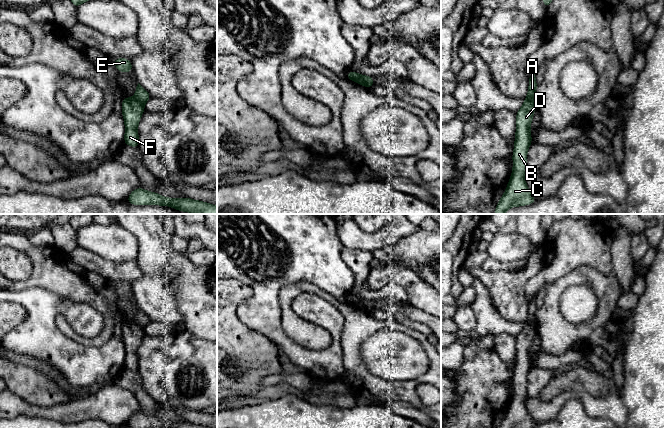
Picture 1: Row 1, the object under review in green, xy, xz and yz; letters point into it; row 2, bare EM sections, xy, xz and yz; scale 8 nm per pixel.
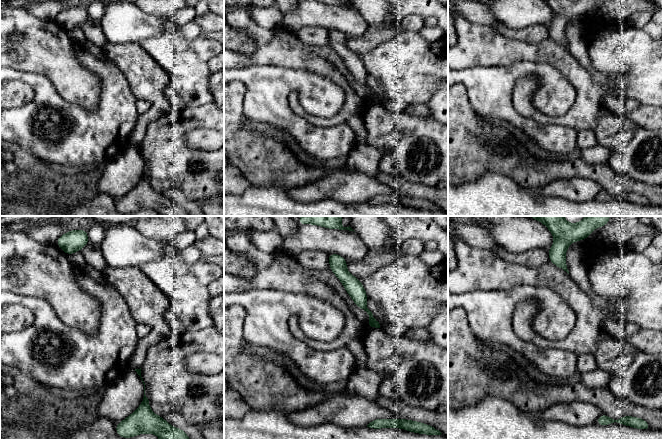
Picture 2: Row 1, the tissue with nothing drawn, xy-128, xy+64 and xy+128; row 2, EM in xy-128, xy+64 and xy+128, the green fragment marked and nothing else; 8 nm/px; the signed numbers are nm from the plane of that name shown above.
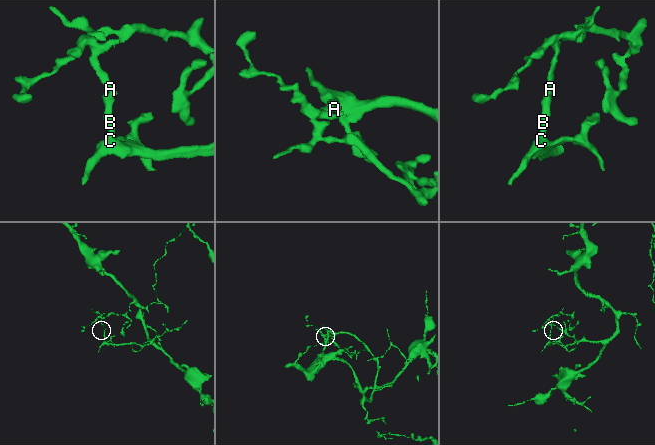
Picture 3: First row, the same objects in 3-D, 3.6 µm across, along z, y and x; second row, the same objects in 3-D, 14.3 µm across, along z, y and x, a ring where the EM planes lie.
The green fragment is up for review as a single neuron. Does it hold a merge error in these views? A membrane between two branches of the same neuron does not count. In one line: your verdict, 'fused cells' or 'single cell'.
fused cells

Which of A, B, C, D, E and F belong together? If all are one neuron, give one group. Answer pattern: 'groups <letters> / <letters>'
groups A E / B C D F

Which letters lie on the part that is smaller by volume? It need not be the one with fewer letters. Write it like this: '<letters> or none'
A, E

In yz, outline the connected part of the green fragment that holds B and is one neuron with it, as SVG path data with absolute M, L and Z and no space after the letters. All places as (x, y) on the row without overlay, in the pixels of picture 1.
M525 323L516 336L516 359L513 375L513 395L498 428L532 428L537 425L525 407L527 374L532 367L530 348L536 333L534 324Z

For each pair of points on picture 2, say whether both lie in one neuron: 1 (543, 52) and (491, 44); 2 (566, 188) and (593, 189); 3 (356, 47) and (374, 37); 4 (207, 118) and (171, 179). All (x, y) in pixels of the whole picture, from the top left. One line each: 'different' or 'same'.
1: same
2: same
3: same
4: same

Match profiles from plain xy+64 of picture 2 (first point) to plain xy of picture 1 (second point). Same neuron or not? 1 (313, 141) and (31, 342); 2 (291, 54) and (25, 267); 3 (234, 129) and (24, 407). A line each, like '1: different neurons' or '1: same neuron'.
1: same neuron
2: different neurons
3: different neurons

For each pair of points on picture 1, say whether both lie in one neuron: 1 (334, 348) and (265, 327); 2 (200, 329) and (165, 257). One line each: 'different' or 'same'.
1: same
2: same

